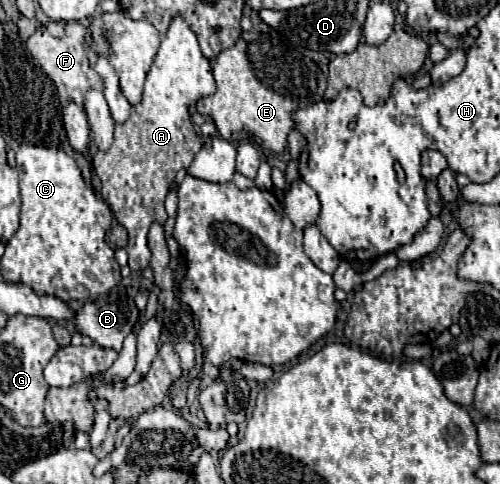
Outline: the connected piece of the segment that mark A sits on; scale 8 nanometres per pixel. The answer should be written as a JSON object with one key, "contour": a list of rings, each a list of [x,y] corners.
{"contour":[[[175,17],[147,73],[141,103],[133,107],[127,123],[115,125],[115,141],[111,149],[93,157],[95,173],[103,183],[101,197],[129,233],[125,249],[129,253],[129,269],[133,273],[143,271],[149,265],[151,251],[147,247],[147,233],[151,223],[163,225],[167,221],[163,203],[175,173],[191,165],[193,157],[203,147],[193,129],[189,107],[211,93],[215,93],[211,63],[203,57],[197,37],[189,25],[181,17]]]}

